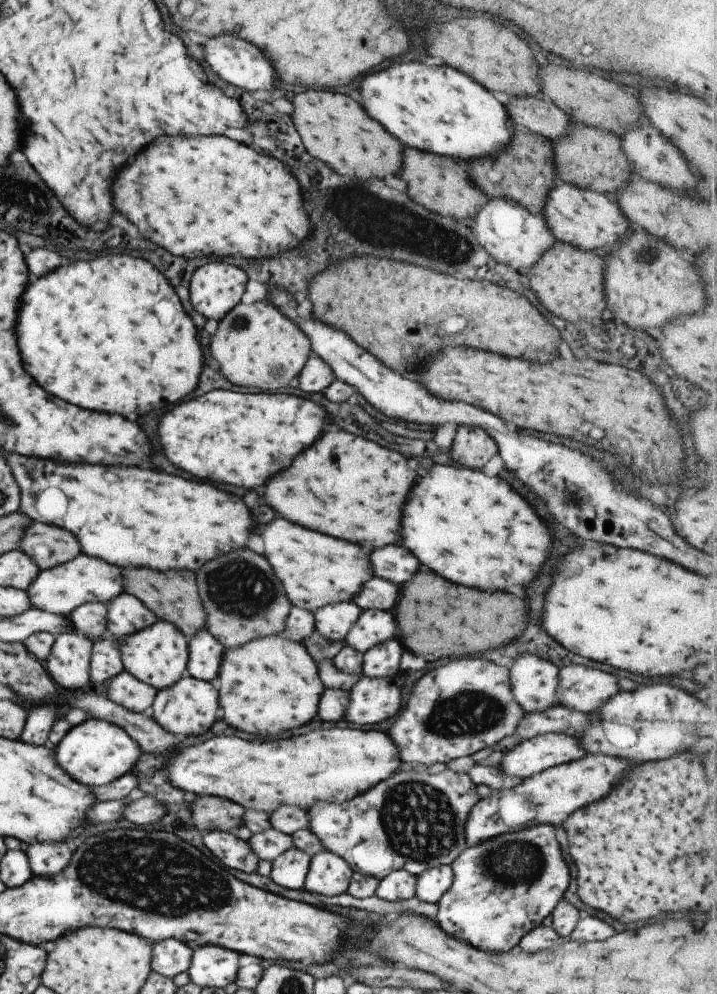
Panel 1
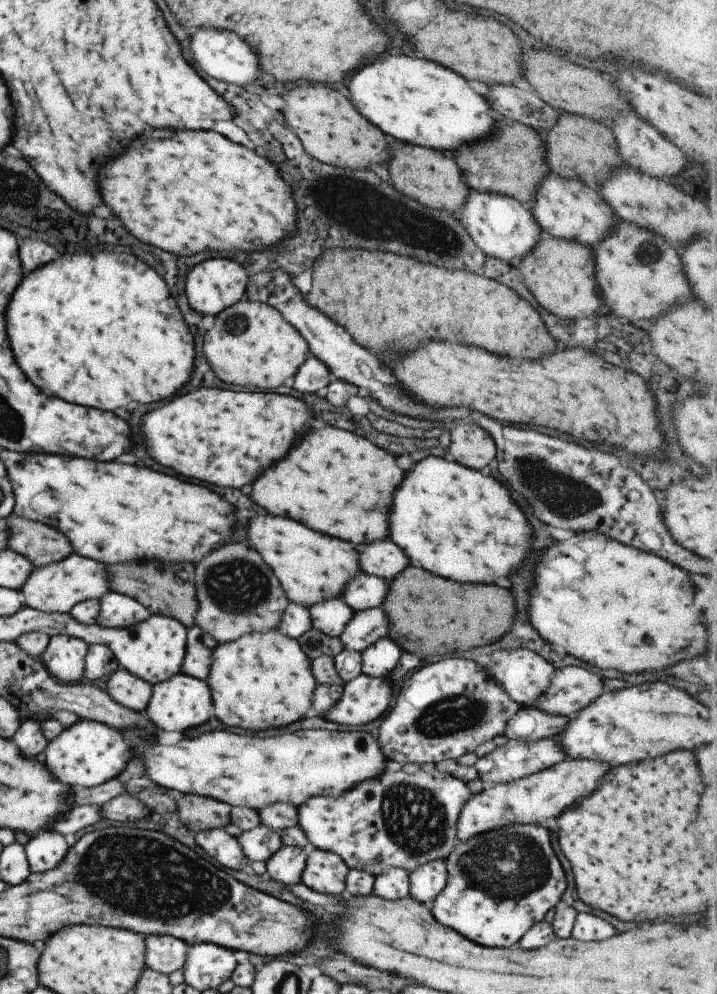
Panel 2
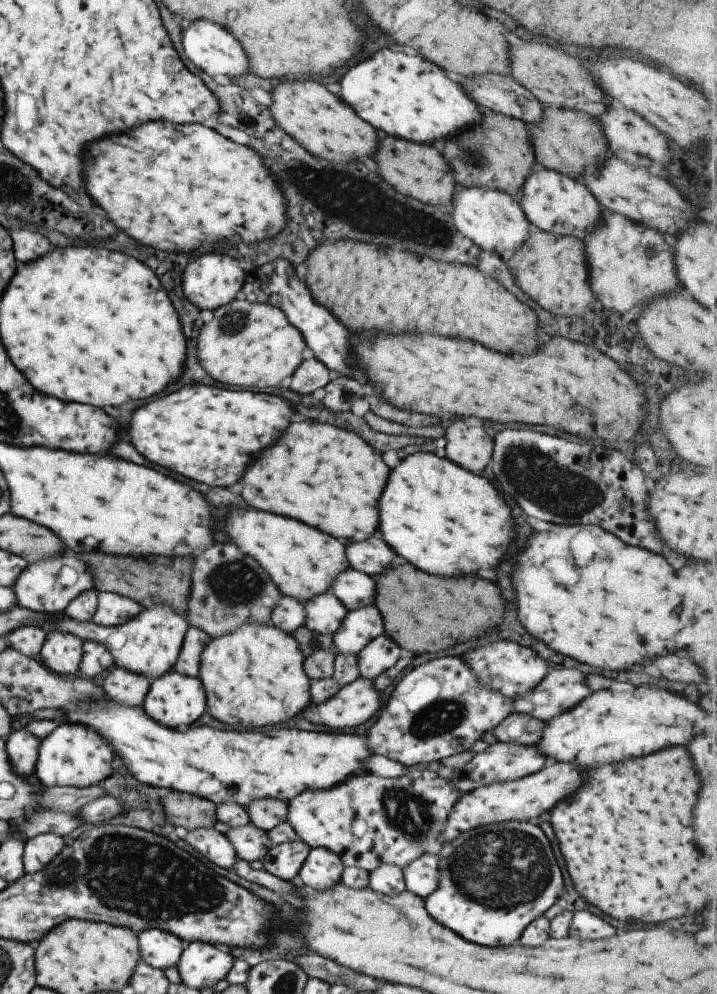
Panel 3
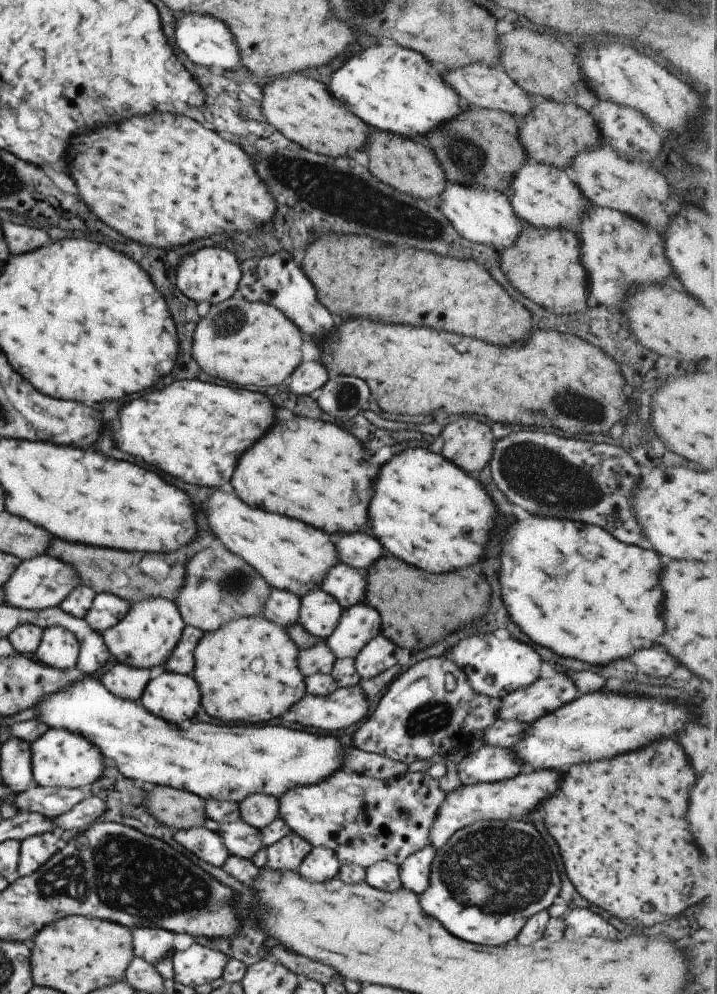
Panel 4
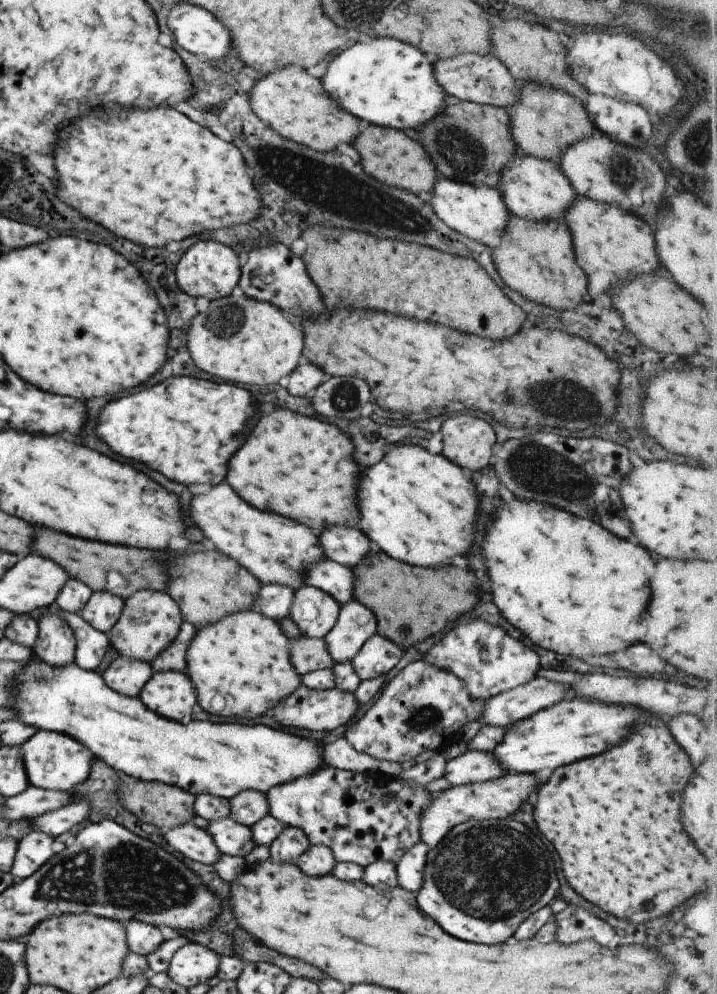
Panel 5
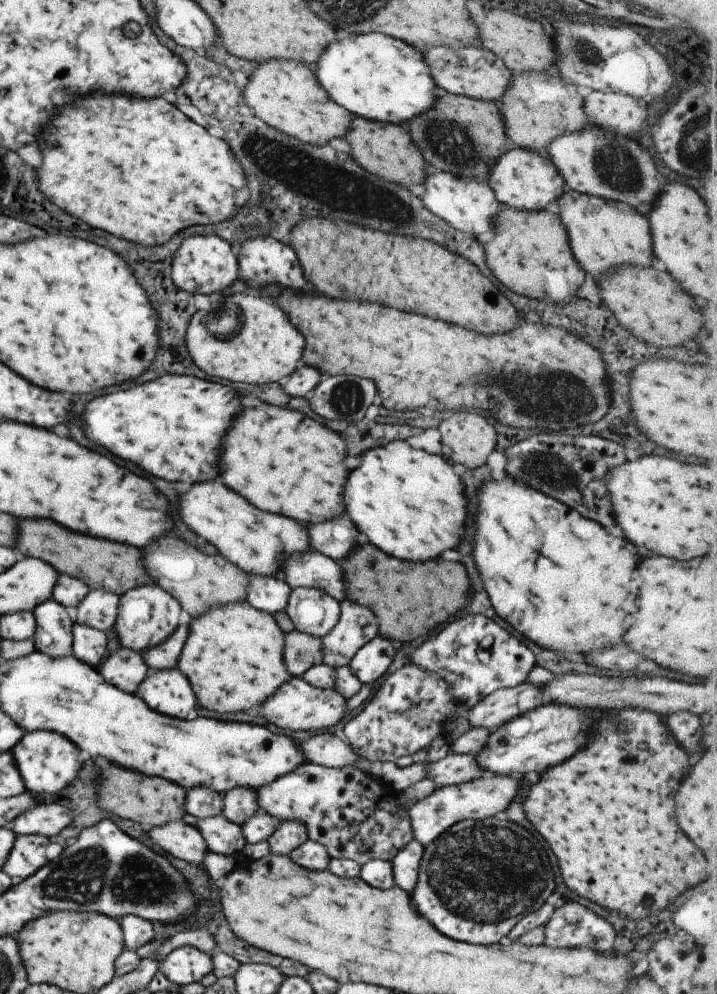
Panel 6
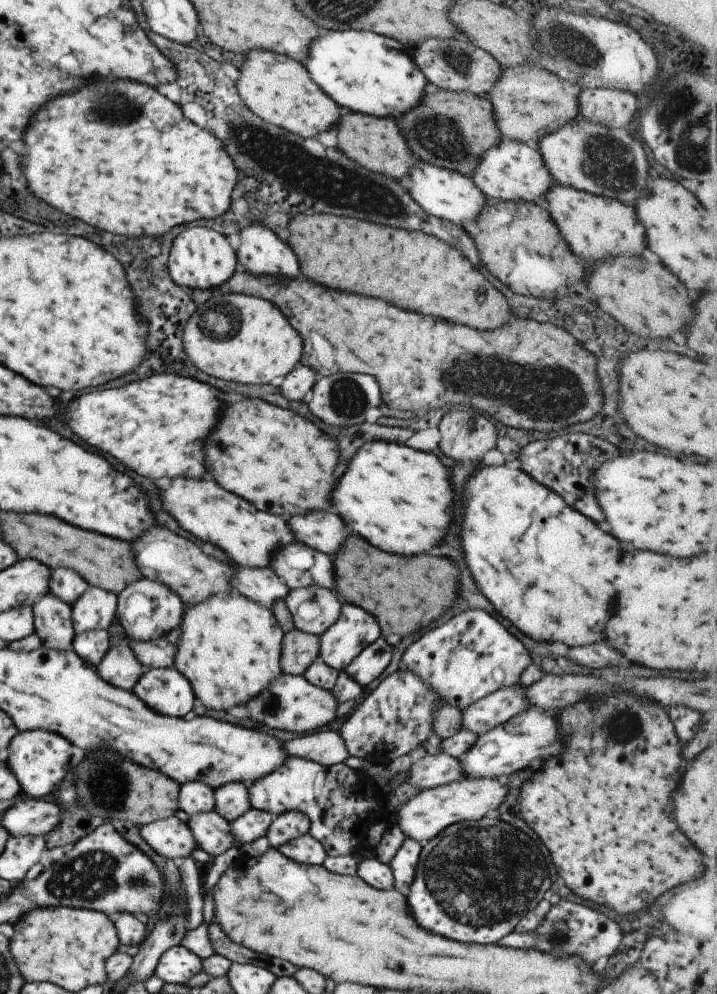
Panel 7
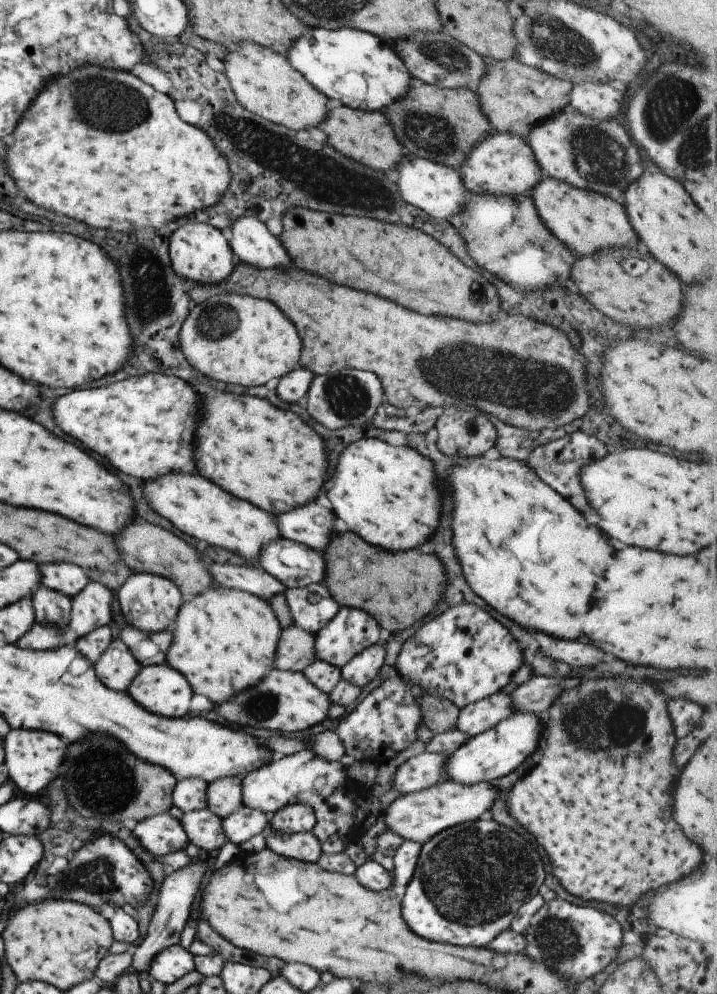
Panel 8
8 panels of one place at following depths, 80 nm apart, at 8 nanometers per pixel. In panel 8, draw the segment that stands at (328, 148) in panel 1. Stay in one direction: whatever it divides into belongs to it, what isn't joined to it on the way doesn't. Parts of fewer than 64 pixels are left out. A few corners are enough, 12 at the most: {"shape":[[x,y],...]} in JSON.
{"shape":[[248,42],[223,64],[245,110],[297,131],[333,105],[286,61]]}

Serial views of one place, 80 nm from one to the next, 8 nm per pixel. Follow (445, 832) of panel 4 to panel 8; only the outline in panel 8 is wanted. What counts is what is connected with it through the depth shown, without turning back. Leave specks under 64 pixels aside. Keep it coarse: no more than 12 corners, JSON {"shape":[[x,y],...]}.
{"shape":[[445,778],[399,796],[379,814],[386,828],[422,844],[477,820],[497,789]]}

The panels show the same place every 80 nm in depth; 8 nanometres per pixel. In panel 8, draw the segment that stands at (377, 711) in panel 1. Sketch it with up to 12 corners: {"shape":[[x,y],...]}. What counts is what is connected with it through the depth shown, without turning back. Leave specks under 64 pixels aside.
{"shape":[[273,668],[217,706],[243,726],[293,734],[323,722],[328,694]]}

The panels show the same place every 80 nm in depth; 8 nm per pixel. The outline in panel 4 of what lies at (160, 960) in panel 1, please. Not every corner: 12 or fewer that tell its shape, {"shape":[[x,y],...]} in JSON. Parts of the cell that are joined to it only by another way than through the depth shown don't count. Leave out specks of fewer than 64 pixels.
{"shape":[[131,930],[132,953],[149,964],[171,958],[173,933]]}

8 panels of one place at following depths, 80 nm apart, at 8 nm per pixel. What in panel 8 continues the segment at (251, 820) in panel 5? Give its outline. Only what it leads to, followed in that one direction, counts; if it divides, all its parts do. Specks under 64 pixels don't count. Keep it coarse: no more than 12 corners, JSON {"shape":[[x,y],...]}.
{"shape":[[241,778],[206,786],[206,808],[220,818],[242,804]]}

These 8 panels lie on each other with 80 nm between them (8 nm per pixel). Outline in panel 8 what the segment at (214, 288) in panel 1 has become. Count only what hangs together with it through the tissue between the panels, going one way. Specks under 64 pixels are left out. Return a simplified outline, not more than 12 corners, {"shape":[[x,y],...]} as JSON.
{"shape":[[187,219],[167,240],[173,274],[216,285],[234,267],[221,231]]}

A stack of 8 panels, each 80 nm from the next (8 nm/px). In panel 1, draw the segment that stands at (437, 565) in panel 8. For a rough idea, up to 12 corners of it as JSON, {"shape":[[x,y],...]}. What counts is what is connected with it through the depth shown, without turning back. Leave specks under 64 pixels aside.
{"shape":[[427,568],[400,586],[395,640],[426,660],[515,640],[527,602]]}

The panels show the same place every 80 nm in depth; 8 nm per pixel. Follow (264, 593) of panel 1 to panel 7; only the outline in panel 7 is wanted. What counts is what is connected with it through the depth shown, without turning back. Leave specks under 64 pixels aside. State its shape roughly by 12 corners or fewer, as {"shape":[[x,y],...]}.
{"shape":[[165,528],[129,544],[184,608],[233,592],[234,565]]}

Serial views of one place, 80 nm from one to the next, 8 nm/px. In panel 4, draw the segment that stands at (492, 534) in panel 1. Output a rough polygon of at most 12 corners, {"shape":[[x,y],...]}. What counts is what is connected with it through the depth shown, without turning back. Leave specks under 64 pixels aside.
{"shape":[[440,454],[381,466],[385,552],[436,575],[481,560],[497,506]]}

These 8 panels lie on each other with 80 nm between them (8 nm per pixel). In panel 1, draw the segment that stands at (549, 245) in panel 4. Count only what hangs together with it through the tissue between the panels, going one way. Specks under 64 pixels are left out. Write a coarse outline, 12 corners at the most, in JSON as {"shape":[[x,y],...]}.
{"shape":[[555,241],[524,272],[552,315],[601,318],[603,260]]}

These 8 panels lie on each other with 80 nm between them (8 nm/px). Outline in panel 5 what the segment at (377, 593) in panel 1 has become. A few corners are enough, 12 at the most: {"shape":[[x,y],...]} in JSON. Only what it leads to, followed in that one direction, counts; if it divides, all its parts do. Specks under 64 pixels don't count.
{"shape":[[325,558],[304,573],[304,584],[340,605],[353,599],[356,576]]}

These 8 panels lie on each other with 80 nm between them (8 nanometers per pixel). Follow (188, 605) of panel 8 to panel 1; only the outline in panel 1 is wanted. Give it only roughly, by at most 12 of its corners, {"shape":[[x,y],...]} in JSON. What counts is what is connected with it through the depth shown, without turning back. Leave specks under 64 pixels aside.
{"shape":[[301,643],[225,649],[219,714],[253,736],[307,724],[324,692]]}

